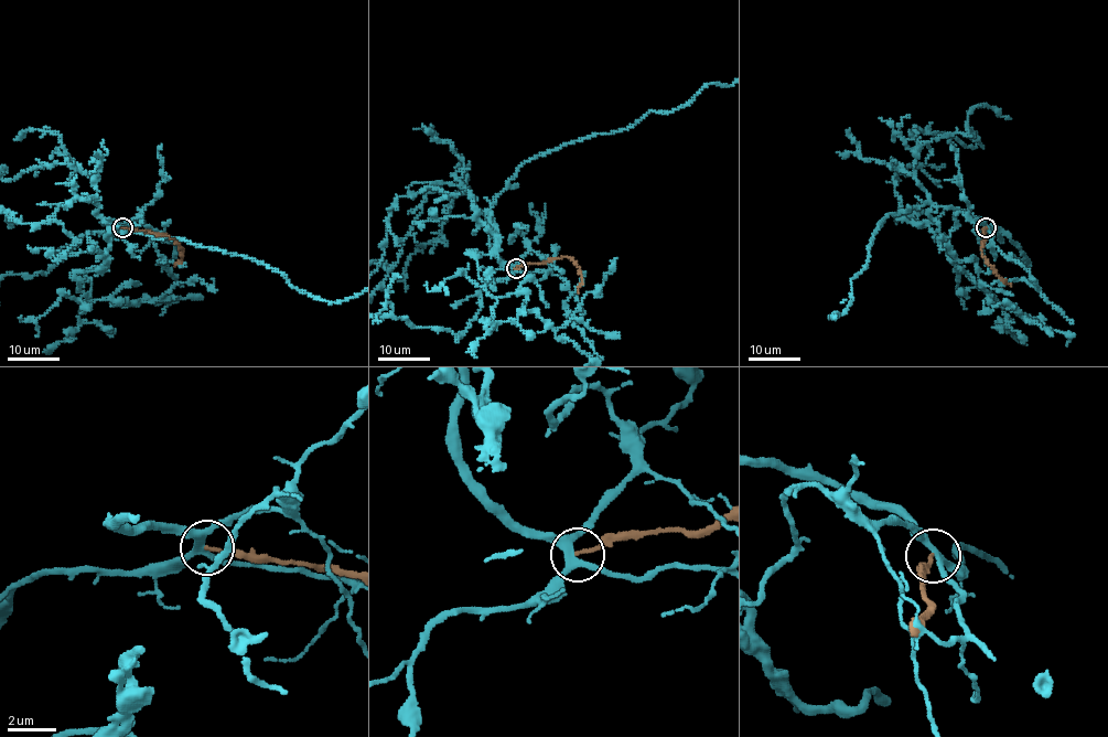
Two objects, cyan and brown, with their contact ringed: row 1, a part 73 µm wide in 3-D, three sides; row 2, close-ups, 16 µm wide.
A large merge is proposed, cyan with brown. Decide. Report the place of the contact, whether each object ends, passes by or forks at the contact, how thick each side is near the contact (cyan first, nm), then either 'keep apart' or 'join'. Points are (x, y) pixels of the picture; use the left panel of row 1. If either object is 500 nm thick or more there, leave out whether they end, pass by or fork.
at (122, 227); cyan forks there; brown ends there; 260 nm thick on the cyan side, 140 nm on the other; keep apart

